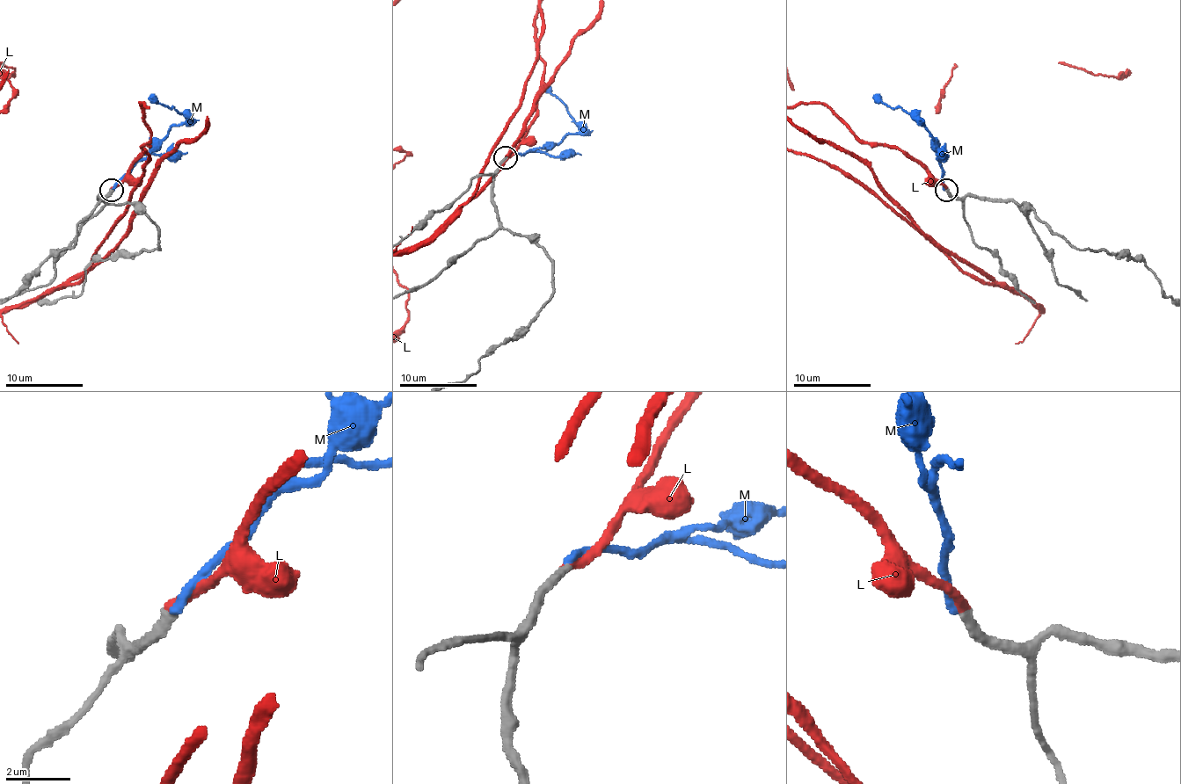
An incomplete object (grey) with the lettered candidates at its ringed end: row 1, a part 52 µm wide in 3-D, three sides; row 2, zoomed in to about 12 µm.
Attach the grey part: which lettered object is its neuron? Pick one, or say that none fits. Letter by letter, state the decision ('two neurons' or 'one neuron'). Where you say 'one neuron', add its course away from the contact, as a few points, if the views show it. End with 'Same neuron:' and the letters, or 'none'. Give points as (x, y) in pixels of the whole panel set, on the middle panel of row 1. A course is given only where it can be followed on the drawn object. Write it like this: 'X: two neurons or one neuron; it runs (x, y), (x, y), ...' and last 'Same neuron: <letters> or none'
L: one neuron
M: two neurons
Same neuron: L

